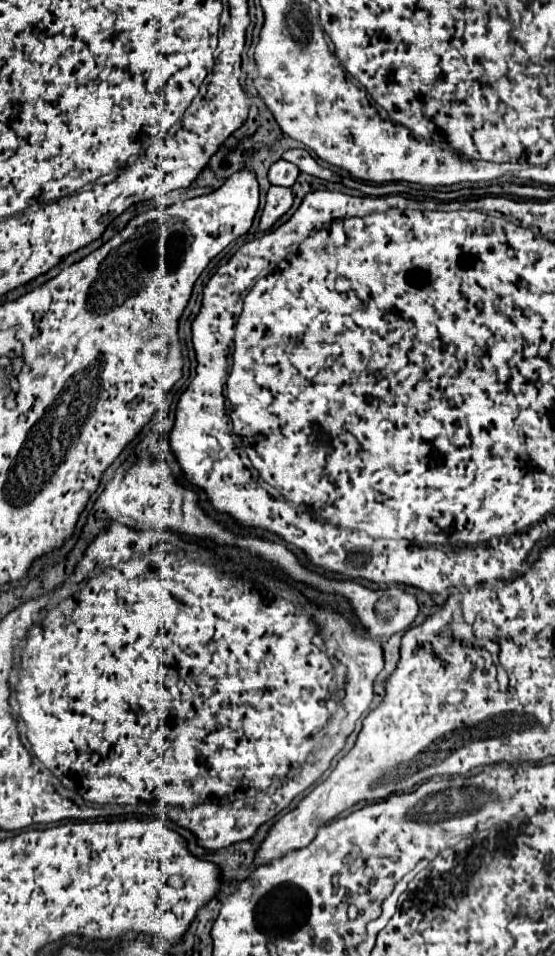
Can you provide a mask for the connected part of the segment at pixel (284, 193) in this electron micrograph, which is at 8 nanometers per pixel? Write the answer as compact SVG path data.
M272 185L266 195L266 205L260 217L260 229L270 229L292 207L292 189Z

